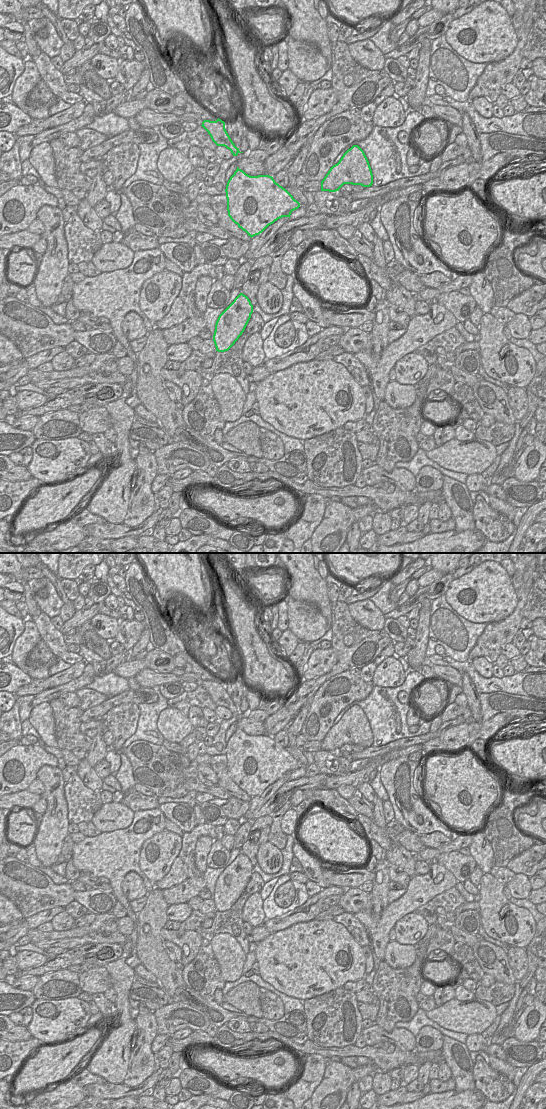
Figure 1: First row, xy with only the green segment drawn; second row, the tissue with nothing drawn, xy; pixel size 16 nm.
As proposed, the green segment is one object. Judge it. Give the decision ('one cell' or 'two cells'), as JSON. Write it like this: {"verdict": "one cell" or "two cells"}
{"verdict": "one cell"}

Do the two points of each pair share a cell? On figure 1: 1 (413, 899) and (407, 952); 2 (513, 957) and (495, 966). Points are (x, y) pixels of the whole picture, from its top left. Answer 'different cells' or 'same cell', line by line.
1: different cells
2: different cells

